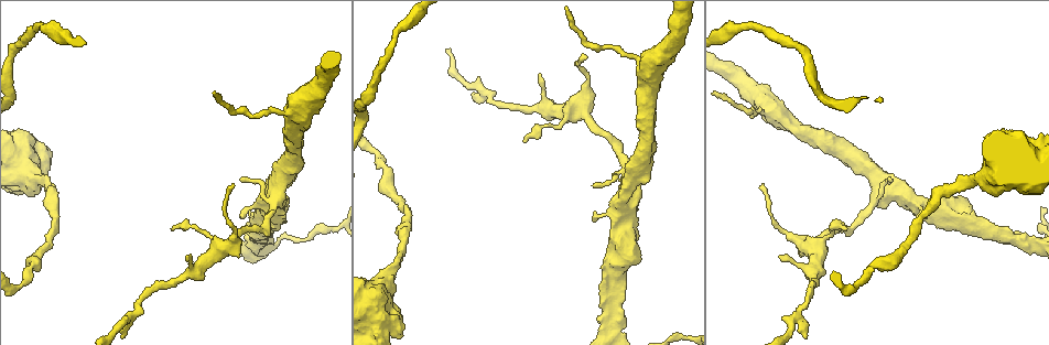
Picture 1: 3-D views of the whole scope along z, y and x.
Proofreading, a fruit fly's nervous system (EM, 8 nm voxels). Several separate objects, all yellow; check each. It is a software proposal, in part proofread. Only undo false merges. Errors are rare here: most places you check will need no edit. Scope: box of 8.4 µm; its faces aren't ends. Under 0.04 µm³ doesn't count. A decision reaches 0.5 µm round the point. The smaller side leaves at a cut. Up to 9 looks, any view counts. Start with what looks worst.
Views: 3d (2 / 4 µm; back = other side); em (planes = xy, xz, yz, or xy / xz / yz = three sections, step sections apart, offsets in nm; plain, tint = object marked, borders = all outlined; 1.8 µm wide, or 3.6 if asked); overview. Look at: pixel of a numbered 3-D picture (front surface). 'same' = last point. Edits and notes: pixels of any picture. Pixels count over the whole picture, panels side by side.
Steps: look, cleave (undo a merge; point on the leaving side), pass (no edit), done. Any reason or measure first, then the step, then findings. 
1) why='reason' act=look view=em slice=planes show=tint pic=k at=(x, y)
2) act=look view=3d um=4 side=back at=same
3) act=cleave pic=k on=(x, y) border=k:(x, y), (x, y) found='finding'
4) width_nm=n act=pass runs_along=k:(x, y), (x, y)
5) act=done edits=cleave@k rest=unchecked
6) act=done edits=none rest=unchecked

why='thin arm on a thick one' act=look view=3d um=2 pic=1 at=(886, 191)

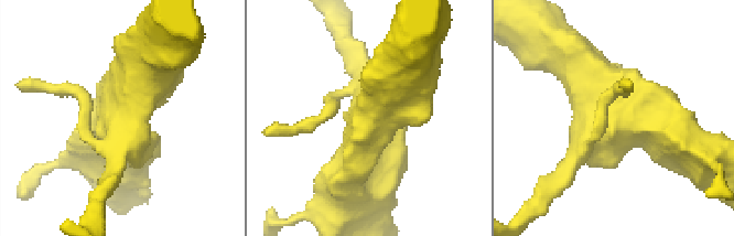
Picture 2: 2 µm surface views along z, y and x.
act=look view=em slice=planes show=tint pic=2 at=(613, 124)

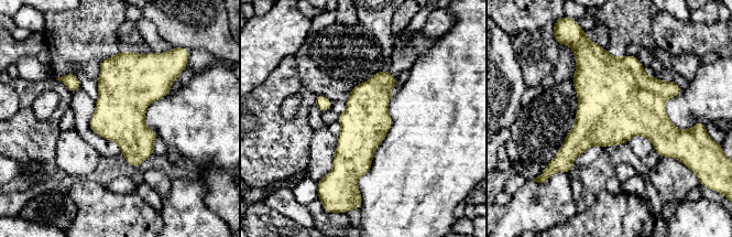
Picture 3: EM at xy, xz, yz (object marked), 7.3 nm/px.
act=pass found='all the same cell'

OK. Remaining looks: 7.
why='calibre changes' act=look view=em um=3.6 slice=planes show=tint pic=1 at=(648, 69)

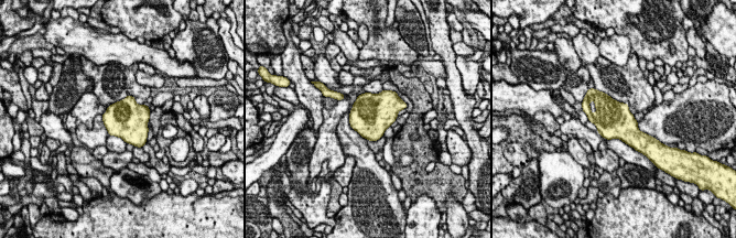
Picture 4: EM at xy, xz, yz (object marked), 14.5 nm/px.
act=pass found='continuous, no second cell'

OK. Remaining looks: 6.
why='sudden change in width' act=look view=3d um=4 pic=1 at=(988, 178)

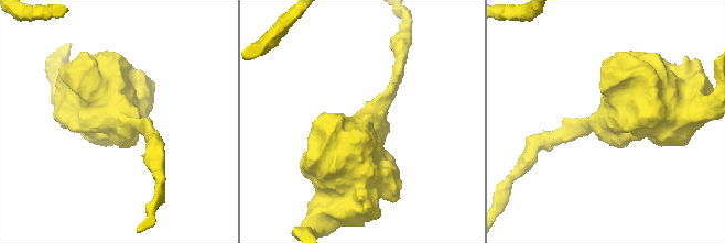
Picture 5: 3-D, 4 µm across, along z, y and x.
act=look view=em um=3.6 slice=xy step=16 show=tint pic=5 at=(370, 119)

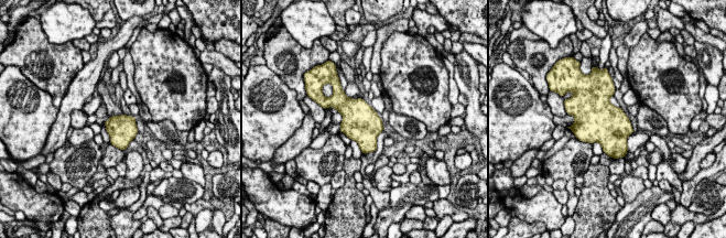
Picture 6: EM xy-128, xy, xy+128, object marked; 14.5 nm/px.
width_nm=340 act=pass found='all the same cell'

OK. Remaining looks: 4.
why='abrupt turn' act=look view=em slice=planes show=tint pic=1 at=(814, 245)

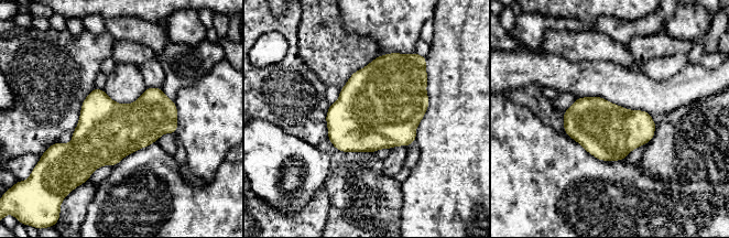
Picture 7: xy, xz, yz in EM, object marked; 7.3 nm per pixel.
width_nm=420 act=pass found='continuous, no second cell'

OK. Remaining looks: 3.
act=done edits=none rest=unchecked

